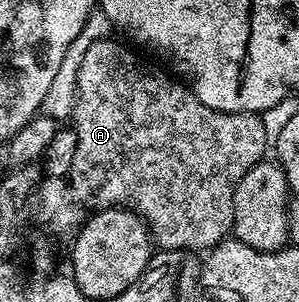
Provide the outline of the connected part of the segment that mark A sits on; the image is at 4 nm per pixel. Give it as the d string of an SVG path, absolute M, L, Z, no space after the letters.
M105 37L99 41L94 41L92 47L85 52L85 56L82 57L80 71L77 73L76 82L76 106L73 115L73 129L77 136L77 152L73 152L73 164L71 165L71 173L69 175L69 181L74 197L79 198L83 202L88 202L91 208L122 208L124 210L134 210L140 218L147 224L147 229L153 239L154 245L164 246L167 252L179 252L175 250L200 250L200 252L206 252L211 249L212 246L218 246L220 242L224 241L232 233L231 225L233 224L233 196L237 192L237 184L245 176L245 172L249 172L249 168L253 168L258 162L264 161L266 152L269 150L269 138L267 142L267 126L262 122L262 117L259 114L250 114L249 112L225 112L224 110L214 110L209 108L205 104L201 104L201 100L195 94L194 89L190 85L182 86L175 78L170 78L163 70L158 70L155 66L150 66L143 58L138 58L133 51L127 46L122 46L119 42L114 42L114 37Z

